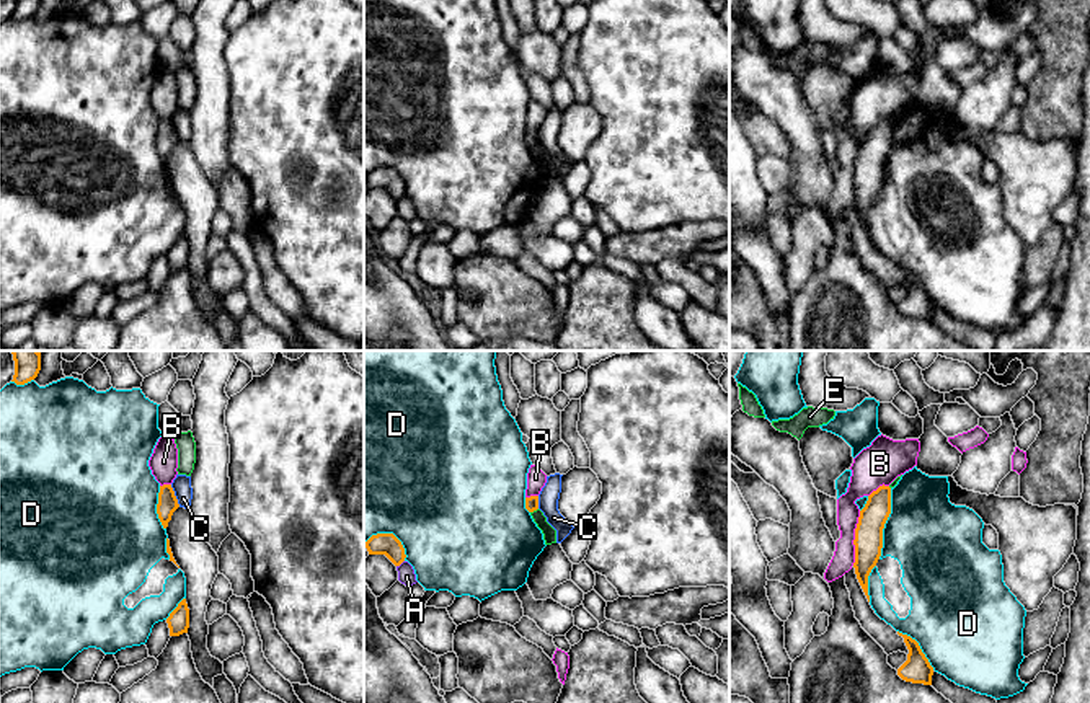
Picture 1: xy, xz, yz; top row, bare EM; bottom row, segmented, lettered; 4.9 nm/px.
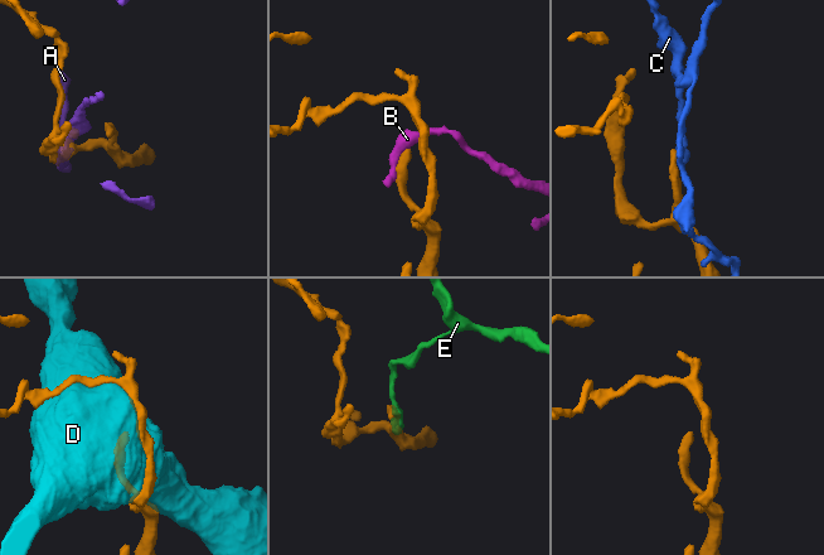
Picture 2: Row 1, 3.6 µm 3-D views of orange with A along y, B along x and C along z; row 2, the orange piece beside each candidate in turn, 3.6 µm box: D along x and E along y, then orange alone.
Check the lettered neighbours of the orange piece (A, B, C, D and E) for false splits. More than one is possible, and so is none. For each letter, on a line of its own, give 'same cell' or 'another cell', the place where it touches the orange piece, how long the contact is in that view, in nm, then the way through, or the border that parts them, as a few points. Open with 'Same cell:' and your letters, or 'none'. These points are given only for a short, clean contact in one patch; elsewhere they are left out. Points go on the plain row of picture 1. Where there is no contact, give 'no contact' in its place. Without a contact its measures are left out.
Same cell: none
A: another cell | xz (400, 198) | 50 nm
B: another cell | yz (855, 173) | 280 nm | along yz (860, 145), (852, 199)
C: another cell | xy (175, 131) | 120 nm | along xy (170, 119), (180, 141)
D: another cell | yz (885, 157) | 360 nm
E: another cell | xz (534, 144) | 50 nm | along xz (537, 142), (531, 147)

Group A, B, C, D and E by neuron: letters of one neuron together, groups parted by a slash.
A / B / C / D / E

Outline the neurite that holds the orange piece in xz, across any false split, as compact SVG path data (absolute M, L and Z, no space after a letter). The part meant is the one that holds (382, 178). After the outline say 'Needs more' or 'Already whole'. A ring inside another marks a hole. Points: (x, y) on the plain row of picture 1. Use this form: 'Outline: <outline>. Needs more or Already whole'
Outline: M377 168L364 176L369 189L385 189L395 201L400 201L406 189L401 176L393 168Z. Already whole

